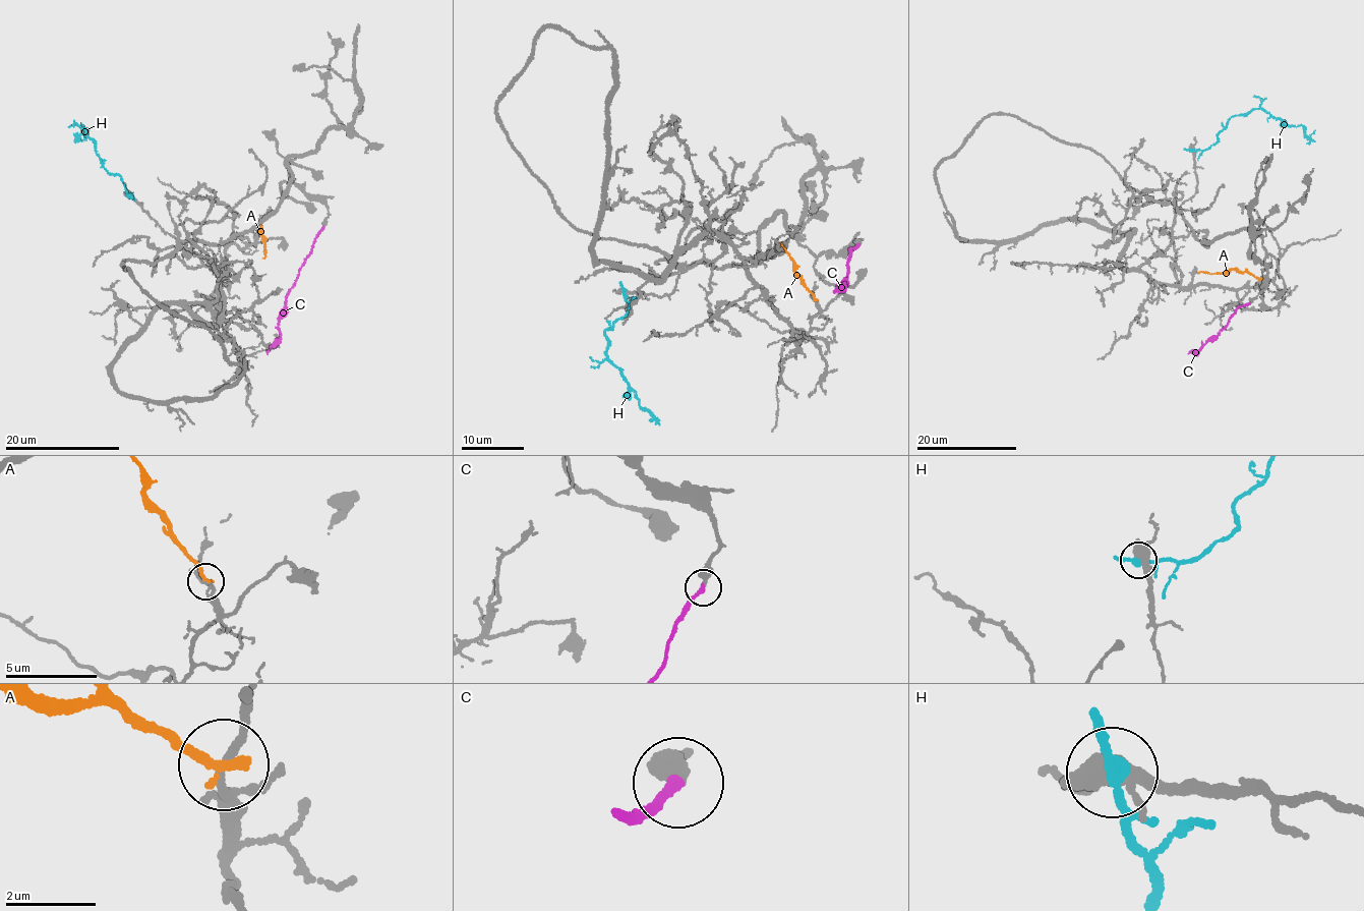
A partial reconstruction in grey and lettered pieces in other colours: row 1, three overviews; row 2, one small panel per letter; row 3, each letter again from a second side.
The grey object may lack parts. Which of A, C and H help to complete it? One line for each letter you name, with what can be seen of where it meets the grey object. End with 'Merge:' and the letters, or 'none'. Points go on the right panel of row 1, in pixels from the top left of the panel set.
C: Touches grey at (1250, 303)
Merge: C

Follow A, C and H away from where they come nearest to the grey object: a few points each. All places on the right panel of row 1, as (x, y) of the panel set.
A: (1259, 279), (1236, 270), (1217, 274), (1198, 273)
C: (1250, 302), (1236, 308), (1217, 337), (1187, 353)
H: (1191, 149), (1209, 148), (1218, 144), (1229, 119), (1259, 108), (1290, 126), (1301, 125), (1309, 138), (1315, 130)

